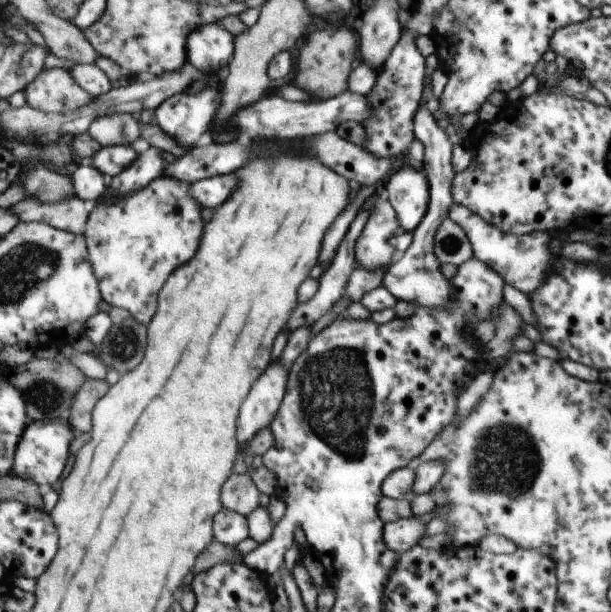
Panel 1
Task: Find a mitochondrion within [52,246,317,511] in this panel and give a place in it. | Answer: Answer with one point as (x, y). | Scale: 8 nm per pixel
(124, 345)

